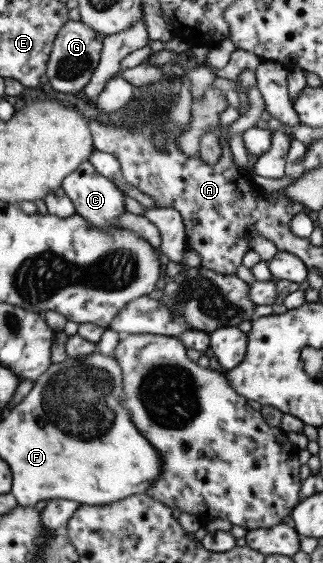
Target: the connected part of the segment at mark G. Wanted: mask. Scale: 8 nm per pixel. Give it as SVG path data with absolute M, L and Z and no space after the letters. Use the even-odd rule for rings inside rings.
M67 19L56 34L48 61L45 75L49 79L51 89L60 93L76 93L88 84L93 69L99 64L99 54L103 47L103 37L91 30L81 21Z

